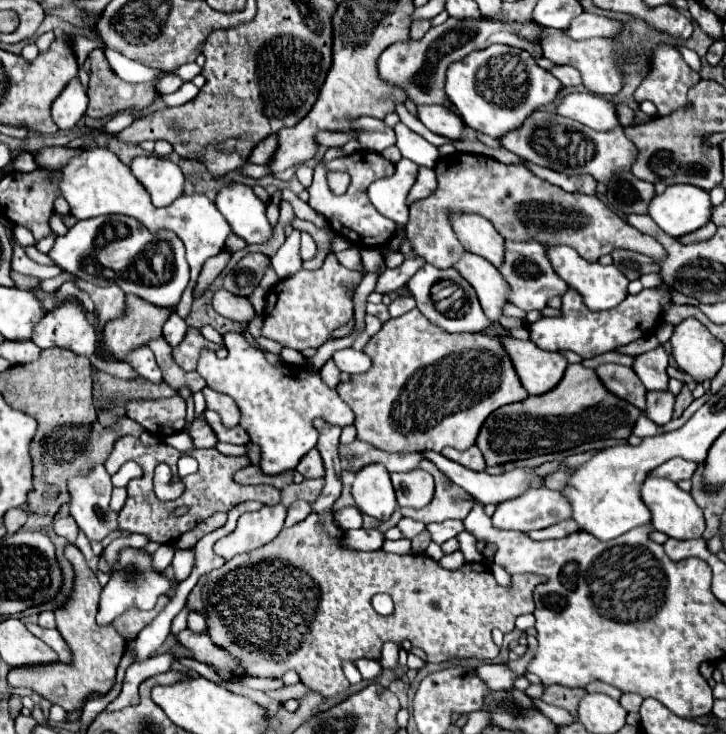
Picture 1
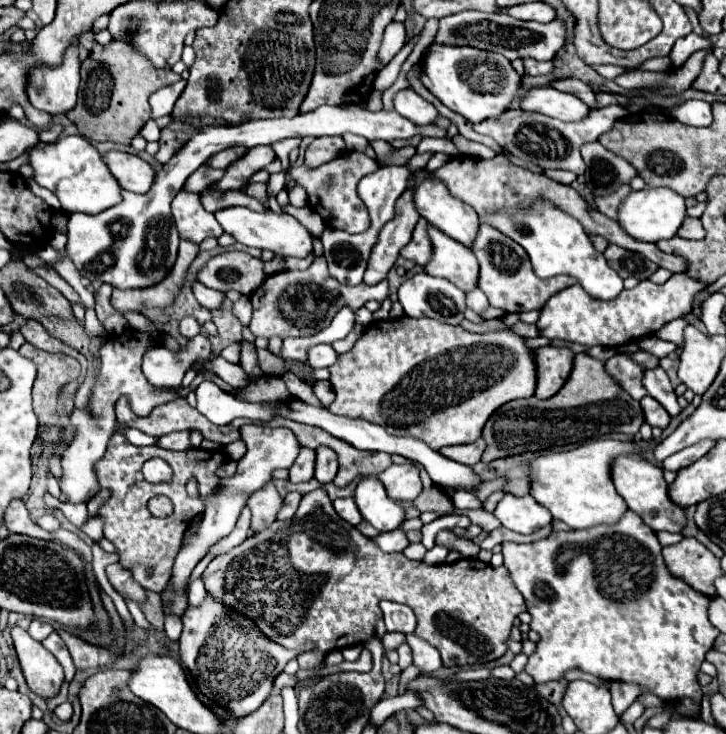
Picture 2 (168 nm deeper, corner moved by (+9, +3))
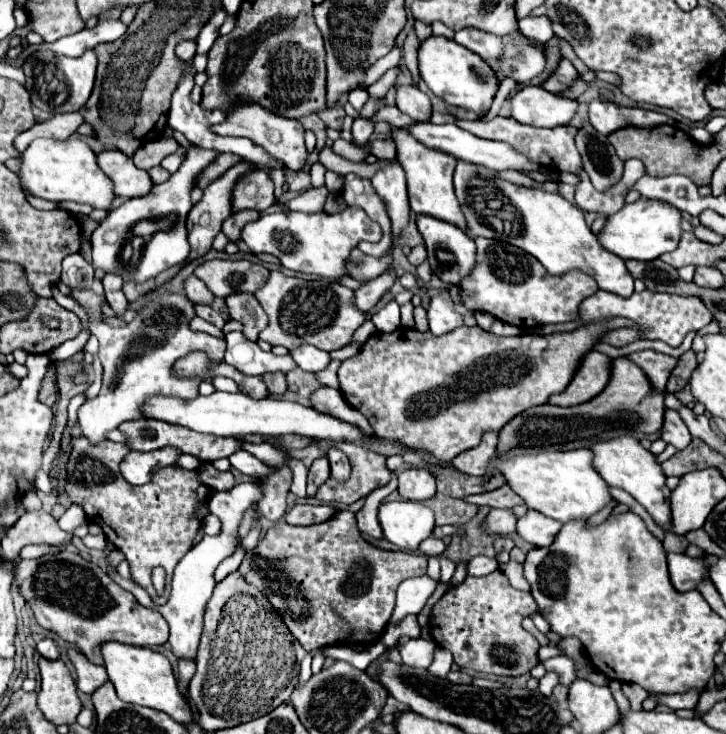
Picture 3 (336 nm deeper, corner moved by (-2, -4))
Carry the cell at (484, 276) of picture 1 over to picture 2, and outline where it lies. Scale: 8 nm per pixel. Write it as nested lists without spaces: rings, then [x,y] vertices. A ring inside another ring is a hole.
[[[427,227],[433,255],[429,263],[425,265],[425,273],[433,277],[449,279],[453,285],[457,285],[461,291],[469,293],[477,287],[479,277],[479,265],[469,247],[463,243],[457,243],[437,227]]]

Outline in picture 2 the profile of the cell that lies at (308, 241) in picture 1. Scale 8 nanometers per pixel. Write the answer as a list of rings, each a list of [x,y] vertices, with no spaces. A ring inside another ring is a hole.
[[[229,207],[221,209],[215,213],[219,225],[223,227],[225,233],[233,235],[235,241],[247,245],[247,247],[257,247],[257,249],[269,249],[275,255],[281,257],[299,257],[305,259],[307,255],[313,253],[313,235],[291,215],[285,213],[273,213],[271,209],[267,211],[251,211],[247,207]]]

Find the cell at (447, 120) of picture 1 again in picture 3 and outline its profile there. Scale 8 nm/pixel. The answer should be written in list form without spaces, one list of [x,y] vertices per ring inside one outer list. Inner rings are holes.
[[[396,86],[396,106],[416,122],[428,122],[432,118],[430,98],[416,86]]]

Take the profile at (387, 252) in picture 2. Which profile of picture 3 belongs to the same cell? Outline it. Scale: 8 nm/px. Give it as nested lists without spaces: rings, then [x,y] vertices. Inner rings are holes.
[[[388,270],[380,278],[360,286],[356,290],[356,306],[366,312],[372,310],[376,306],[376,302],[394,286],[394,282],[396,282],[396,270]]]

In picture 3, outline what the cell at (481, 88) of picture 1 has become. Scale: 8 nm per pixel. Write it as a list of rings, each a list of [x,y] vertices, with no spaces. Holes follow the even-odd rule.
[[[430,36],[418,48],[418,64],[420,64],[420,76],[424,78],[426,86],[434,92],[434,96],[442,98],[452,106],[478,114],[490,110],[500,80],[496,72],[486,64],[486,60],[482,60],[478,54],[456,44],[454,40],[442,36]]]

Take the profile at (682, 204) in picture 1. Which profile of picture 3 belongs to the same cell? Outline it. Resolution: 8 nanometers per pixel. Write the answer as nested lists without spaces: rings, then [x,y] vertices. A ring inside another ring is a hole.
[[[640,198],[632,204],[626,204],[620,212],[608,218],[608,224],[604,226],[602,234],[598,236],[600,244],[614,252],[616,256],[628,260],[656,260],[664,252],[676,250],[682,234],[682,212],[664,202],[664,200],[650,200],[650,198]]]

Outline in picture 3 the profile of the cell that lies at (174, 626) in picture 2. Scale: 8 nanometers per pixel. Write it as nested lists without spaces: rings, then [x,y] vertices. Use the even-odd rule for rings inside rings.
[[[180,658],[180,660],[178,660],[178,668],[180,668],[180,676],[178,676],[180,690],[182,690],[182,694],[188,698],[188,682],[190,682],[190,678],[194,676],[196,662],[194,662],[192,658]]]

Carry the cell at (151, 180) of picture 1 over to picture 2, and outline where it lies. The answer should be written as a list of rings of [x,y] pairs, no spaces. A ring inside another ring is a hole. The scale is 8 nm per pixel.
[[[107,151],[103,155],[103,161],[113,173],[113,177],[119,181],[121,189],[133,193],[147,193],[155,181],[153,167],[137,155],[123,151]]]

